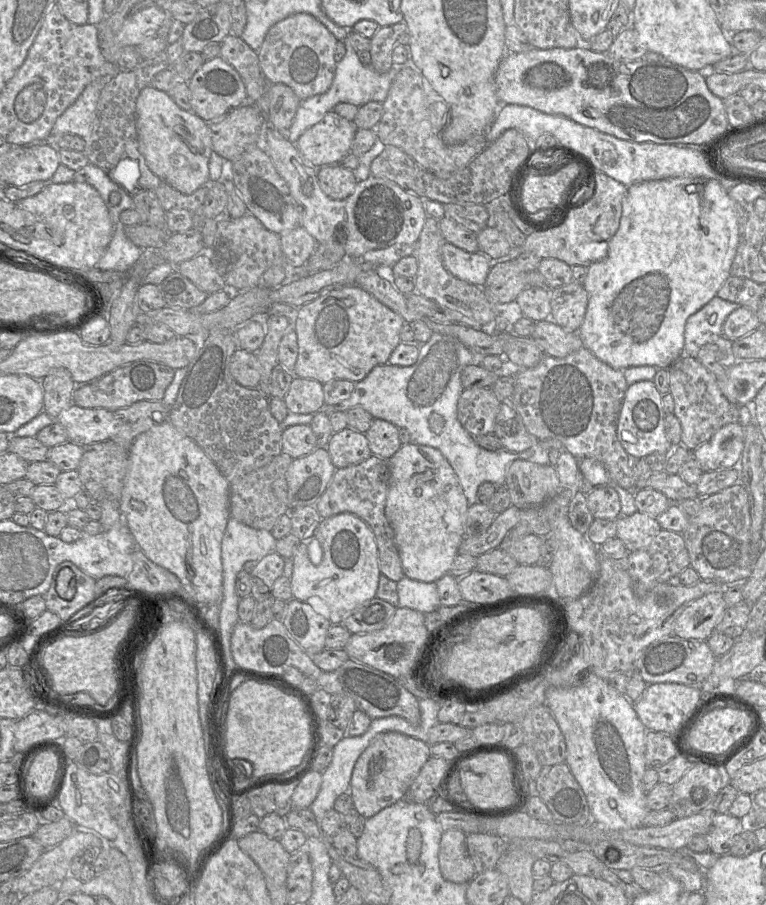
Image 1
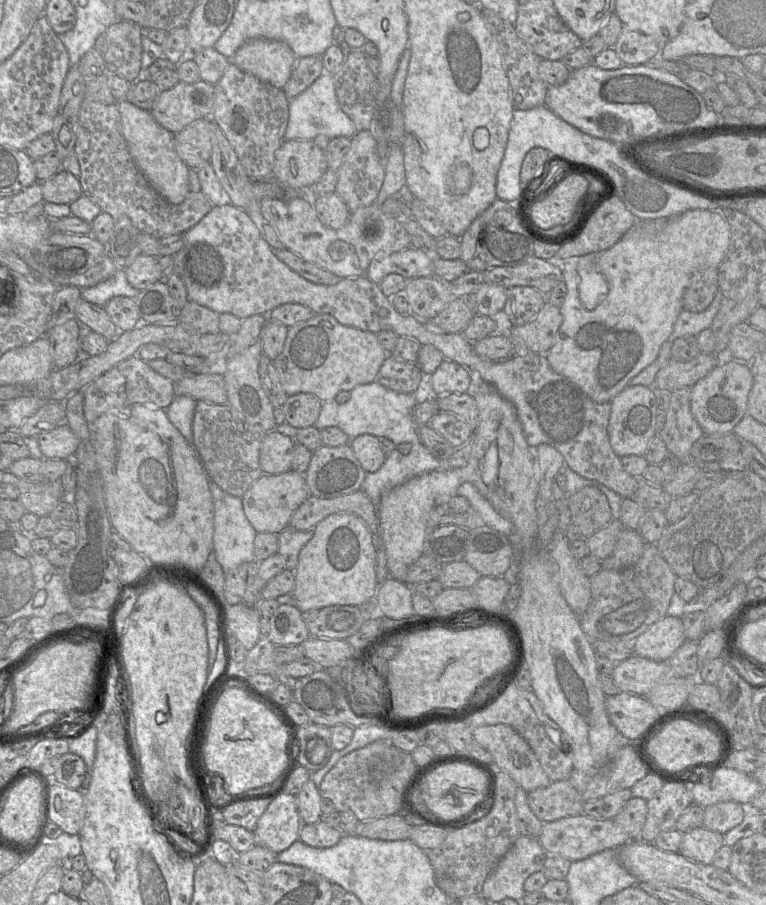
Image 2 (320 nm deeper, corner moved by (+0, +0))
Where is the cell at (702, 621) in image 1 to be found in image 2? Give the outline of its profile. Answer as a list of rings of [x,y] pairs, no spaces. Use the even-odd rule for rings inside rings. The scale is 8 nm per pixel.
[[[665,616],[636,638],[633,655],[668,662],[685,642],[682,618]]]

